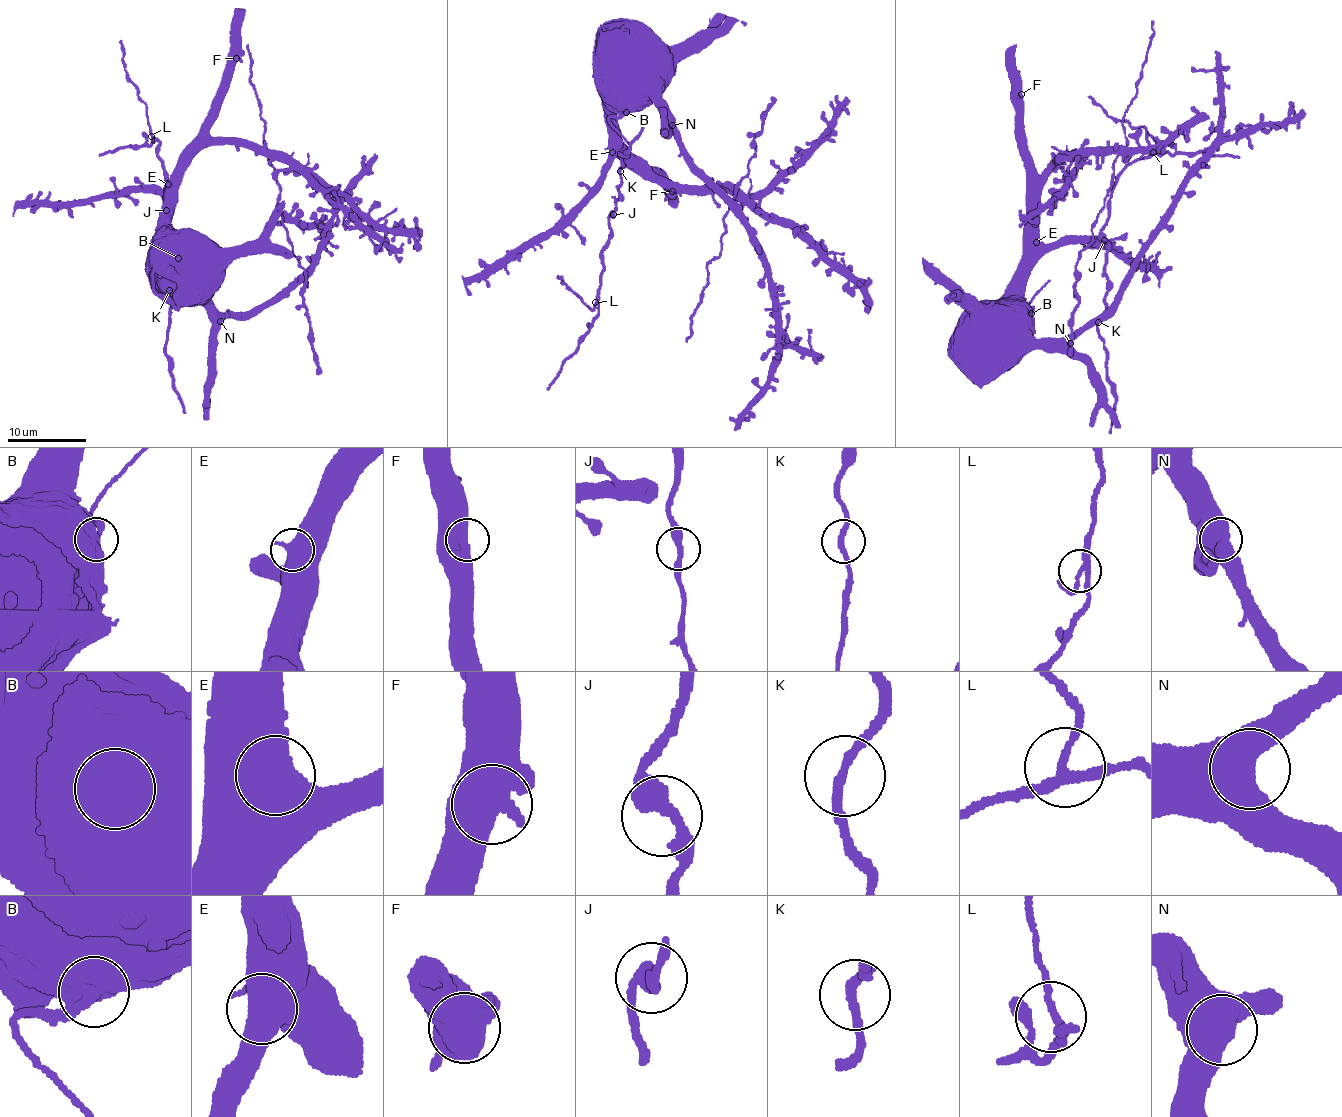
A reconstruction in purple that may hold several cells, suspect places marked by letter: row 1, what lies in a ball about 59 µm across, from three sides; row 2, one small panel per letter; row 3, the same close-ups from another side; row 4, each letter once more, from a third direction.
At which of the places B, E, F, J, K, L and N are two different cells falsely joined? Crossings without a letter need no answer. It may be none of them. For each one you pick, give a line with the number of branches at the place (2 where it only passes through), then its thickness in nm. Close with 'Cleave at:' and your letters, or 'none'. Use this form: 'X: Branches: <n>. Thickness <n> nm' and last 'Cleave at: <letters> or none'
B: Branches: 1. Thickness 800 nm
Cleave at: B

